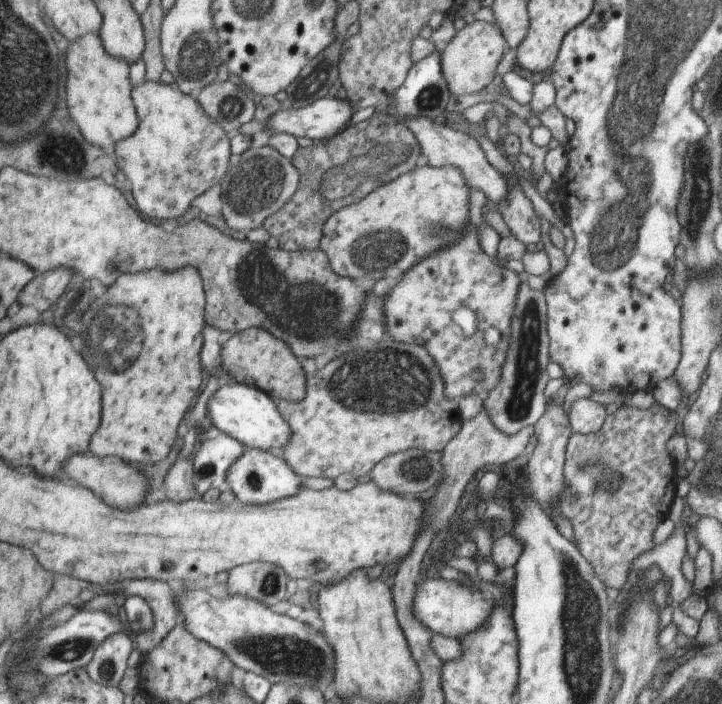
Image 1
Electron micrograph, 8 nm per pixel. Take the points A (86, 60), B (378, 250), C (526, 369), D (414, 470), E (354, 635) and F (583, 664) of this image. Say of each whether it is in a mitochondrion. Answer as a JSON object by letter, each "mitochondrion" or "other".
{"A":"other","B":"mitochondrion","C":"mitochondrion","D":"mitochondrion","E":"other","F":"mitochondrion"}

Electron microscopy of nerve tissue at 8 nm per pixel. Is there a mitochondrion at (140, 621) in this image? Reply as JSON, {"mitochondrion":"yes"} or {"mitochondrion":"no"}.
{"mitochondrion":"yes"}

